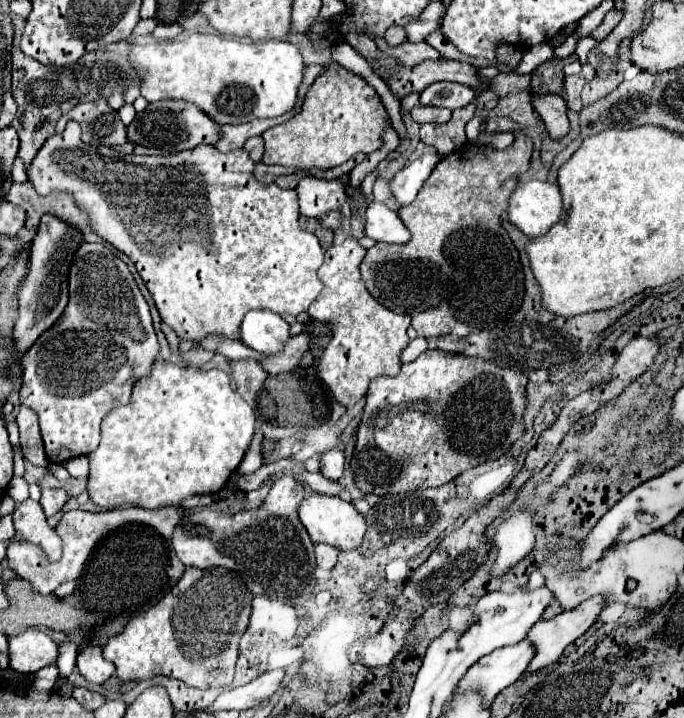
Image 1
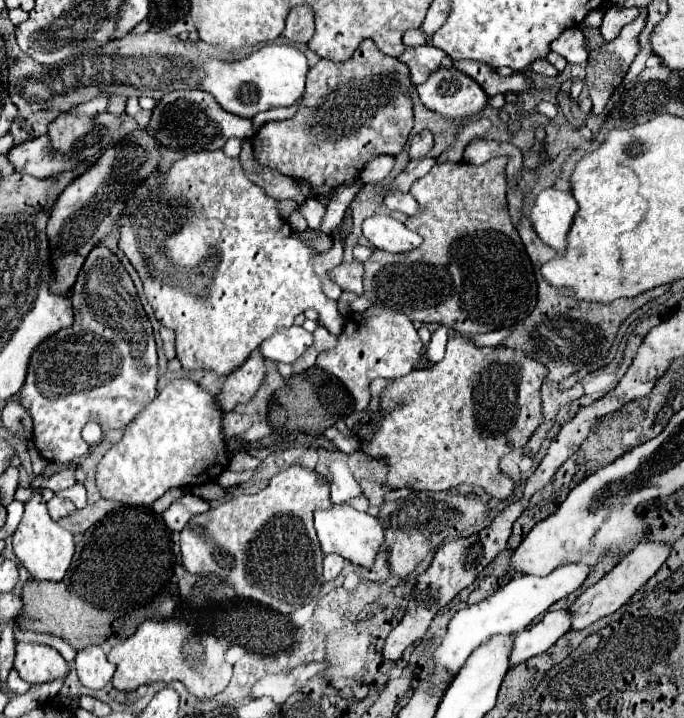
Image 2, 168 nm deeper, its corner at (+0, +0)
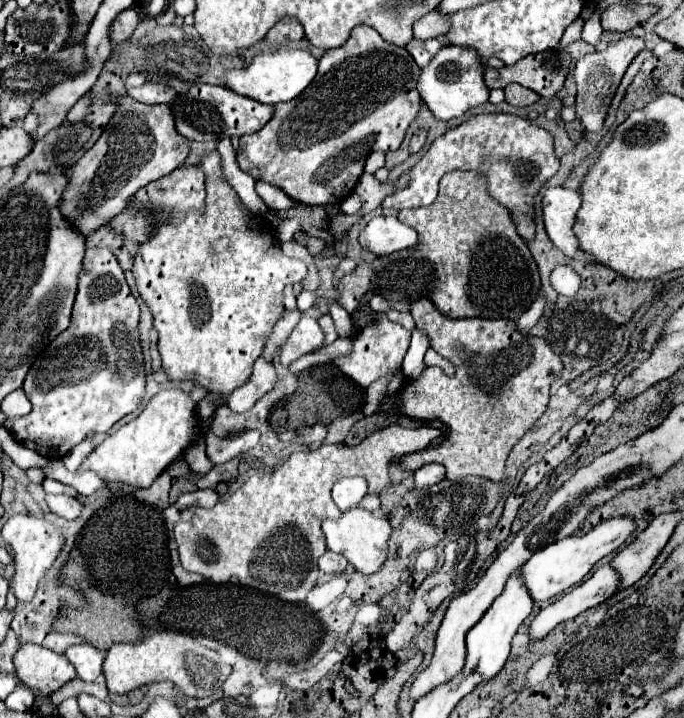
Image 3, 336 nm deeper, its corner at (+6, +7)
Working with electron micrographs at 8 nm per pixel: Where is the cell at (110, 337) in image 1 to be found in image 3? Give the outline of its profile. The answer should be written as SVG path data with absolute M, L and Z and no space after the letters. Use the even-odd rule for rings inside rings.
M105 247L87 249L71 325L45 349L45 357L35 359L31 369L39 371L27 373L23 391L31 399L33 409L25 417L7 421L13 439L27 449L43 453L47 459L61 459L87 435L107 433L121 417L135 411L145 395L137 323L139 305L113 253ZM113 327L115 331L111 331ZM47 383L51 383L47 387L51 391L43 391Z

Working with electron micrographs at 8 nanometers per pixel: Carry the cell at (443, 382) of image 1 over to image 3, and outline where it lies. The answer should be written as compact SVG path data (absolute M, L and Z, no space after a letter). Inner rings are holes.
M425 297L411 303L411 315L415 325L427 333L431 347L443 359L455 365L455 375L451 377L445 375L441 367L427 367L419 379L413 379L401 391L403 415L423 422L438 419L449 429L447 439L439 447L427 447L423 451L403 457L401 467L415 471L427 463L441 463L447 469L447 479L453 481L459 481L467 475L479 475L491 481L501 481L507 455L547 409L549 387L563 371L559 355L553 353L553 349L543 337L533 337L529 333L517 331L515 321L509 319L481 319L481 317L453 319L439 313L433 301Z

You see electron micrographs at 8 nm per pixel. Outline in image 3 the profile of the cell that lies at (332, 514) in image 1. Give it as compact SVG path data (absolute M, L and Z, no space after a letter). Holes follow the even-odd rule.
M361 507L349 509L337 521L333 521L333 519L325 519L323 521L323 533L327 537L327 549L347 557L347 561L357 571L361 571L365 575L377 573L383 567L383 563L387 559L387 541L389 541L391 531L393 529L391 529L387 517L371 513L371 511L365 511Z

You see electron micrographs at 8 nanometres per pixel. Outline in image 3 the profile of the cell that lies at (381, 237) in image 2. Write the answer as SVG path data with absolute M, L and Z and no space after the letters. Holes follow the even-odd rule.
M373 217L359 235L363 249L375 255L391 255L395 251L409 249L417 243L417 233L409 225L403 225L397 217Z

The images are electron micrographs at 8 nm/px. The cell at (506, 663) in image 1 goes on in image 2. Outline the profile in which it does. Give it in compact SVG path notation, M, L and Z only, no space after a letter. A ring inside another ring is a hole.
M553 610L543 616L541 622L515 634L513 650L509 654L509 666L523 664L525 660L549 650L567 632L567 610Z

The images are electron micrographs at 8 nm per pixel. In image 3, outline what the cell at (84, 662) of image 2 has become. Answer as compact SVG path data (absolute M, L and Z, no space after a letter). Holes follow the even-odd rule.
M89 643L81 645L71 645L65 651L65 657L73 663L77 669L77 677L83 681L95 681L101 675L101 665L103 665L103 653L95 649Z

